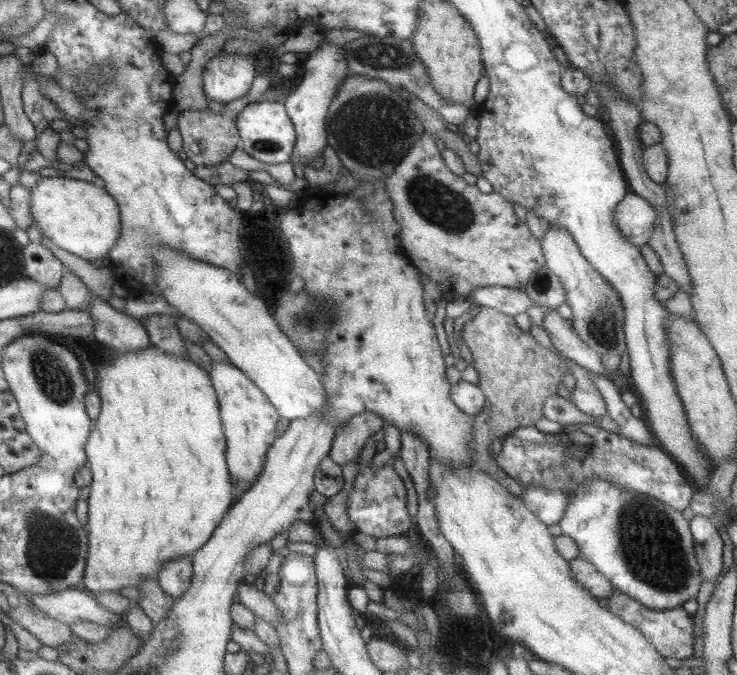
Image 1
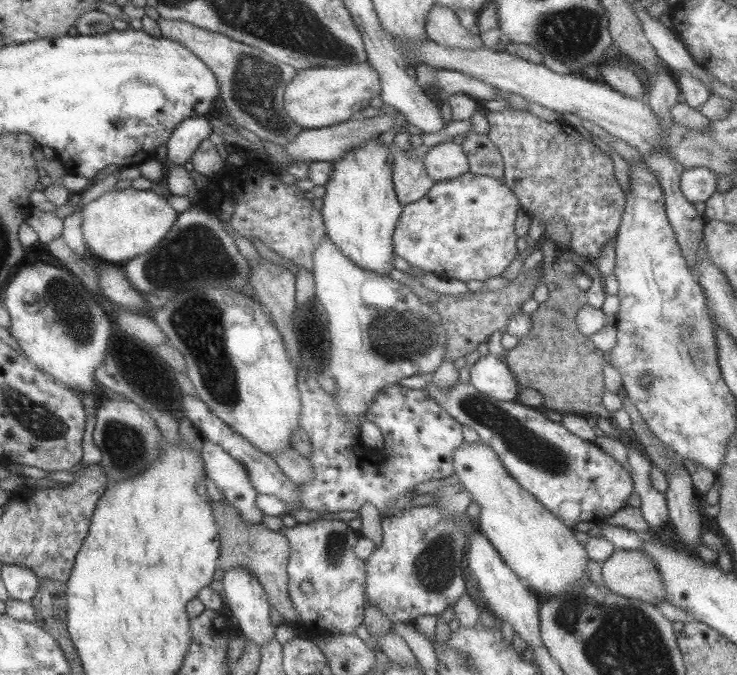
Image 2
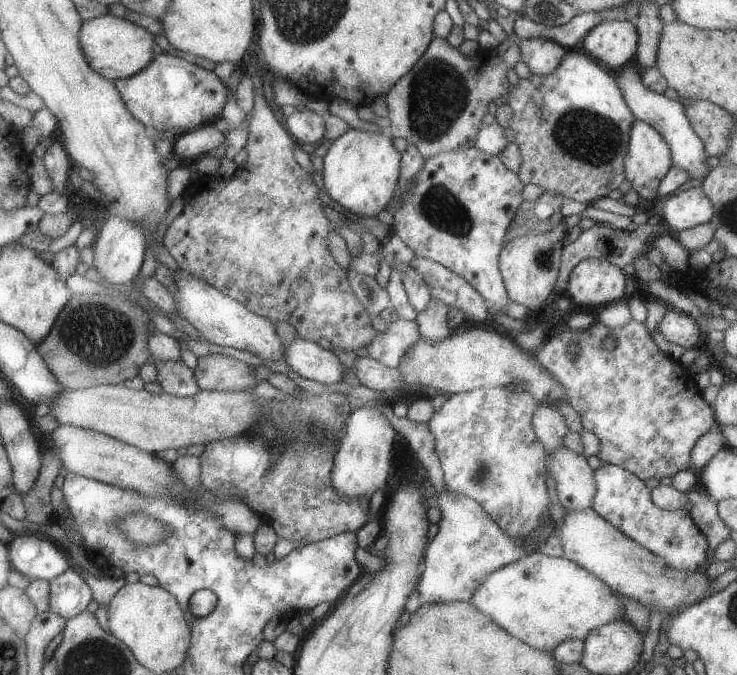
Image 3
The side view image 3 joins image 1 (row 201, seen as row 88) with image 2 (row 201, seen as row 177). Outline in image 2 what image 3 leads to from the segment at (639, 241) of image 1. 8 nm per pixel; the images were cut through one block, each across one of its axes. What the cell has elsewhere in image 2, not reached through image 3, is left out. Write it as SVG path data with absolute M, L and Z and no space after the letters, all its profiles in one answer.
M685 168L679 178L679 191L689 202L705 202L716 191L715 176L708 168Z

